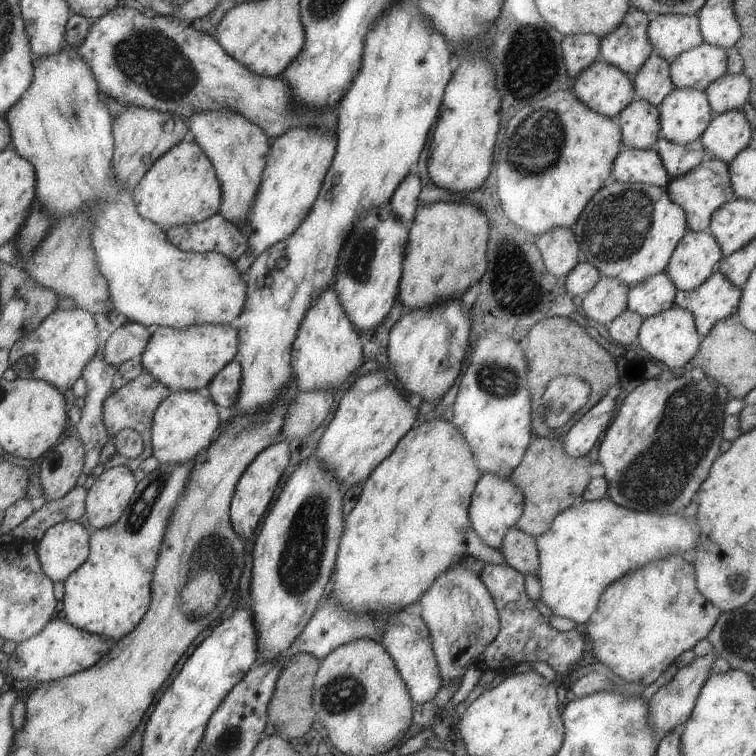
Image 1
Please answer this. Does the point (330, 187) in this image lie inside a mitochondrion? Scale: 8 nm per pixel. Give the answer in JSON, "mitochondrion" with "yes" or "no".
{"mitochondrion":"no"}

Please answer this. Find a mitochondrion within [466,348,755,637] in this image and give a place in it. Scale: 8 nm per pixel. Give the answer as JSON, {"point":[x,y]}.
{"point":[691,415]}

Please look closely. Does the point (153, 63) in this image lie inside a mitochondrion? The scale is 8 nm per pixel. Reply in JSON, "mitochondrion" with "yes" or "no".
{"mitochondrion":"yes"}

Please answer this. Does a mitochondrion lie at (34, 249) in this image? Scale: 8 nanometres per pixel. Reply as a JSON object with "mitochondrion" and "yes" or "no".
{"mitochondrion":"no"}

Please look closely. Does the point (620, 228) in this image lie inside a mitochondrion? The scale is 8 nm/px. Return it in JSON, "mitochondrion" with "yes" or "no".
{"mitochondrion":"yes"}

